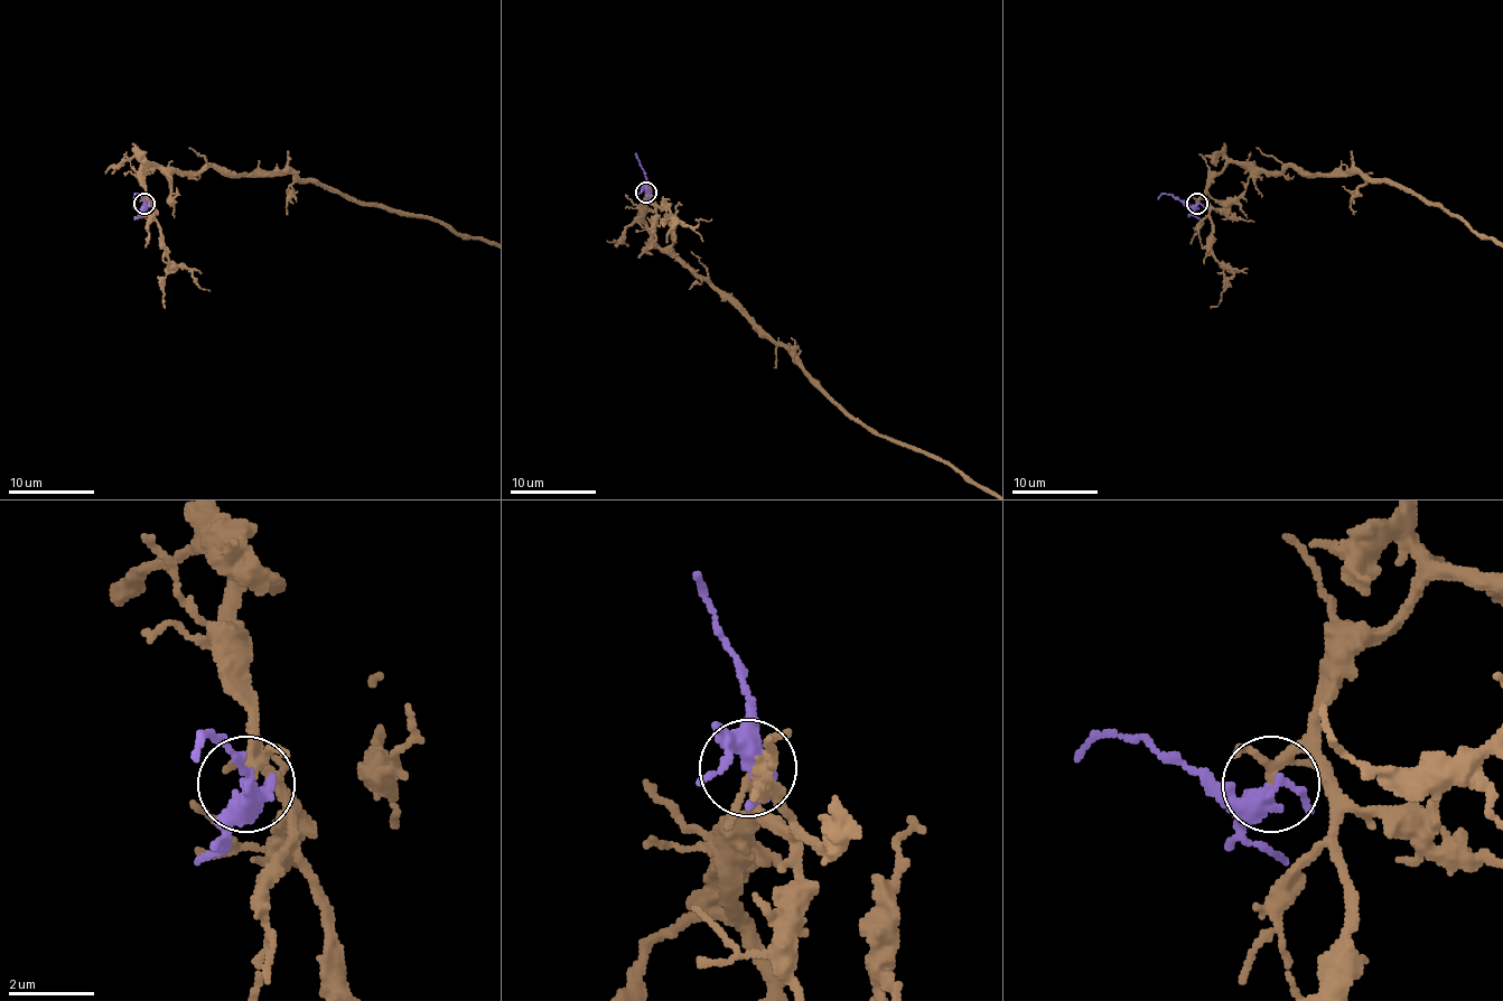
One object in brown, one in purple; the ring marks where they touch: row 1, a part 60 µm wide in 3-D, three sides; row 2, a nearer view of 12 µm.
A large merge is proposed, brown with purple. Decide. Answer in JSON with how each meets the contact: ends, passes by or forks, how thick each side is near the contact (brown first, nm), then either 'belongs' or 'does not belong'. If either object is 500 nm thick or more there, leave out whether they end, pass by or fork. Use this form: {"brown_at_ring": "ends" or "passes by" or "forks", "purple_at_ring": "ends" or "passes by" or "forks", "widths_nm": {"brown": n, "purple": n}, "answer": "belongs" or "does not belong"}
{"brown_at_ring": "forks", "purple_at_ring": "forks", "widths_nm": {"brown": 160, "purple": 280}, "answer": "belongs"}

